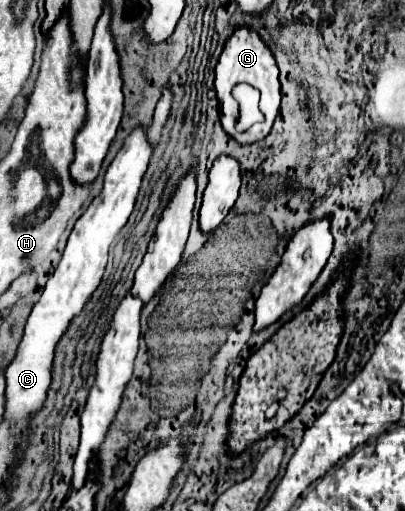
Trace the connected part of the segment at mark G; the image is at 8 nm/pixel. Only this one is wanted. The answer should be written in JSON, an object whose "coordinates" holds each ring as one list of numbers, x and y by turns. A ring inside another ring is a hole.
{"coordinates":[[240,27,240,29,234,31,234,35,228,39,228,43,226,43,226,47,220,55,220,61,216,65,216,93,218,93,218,99,232,99,230,91,236,83,248,83,262,93,260,111,264,113,264,123,254,125,244,133,234,133,234,121,232,119,226,119,226,121,222,119,222,127,240,145,252,145,252,143,262,141,270,133,272,123,274,123,274,119,278,115,278,109,280,109,282,93,280,93,280,81,278,81,278,67,276,67,276,61,274,61,270,49,266,47,266,43,262,43,258,39,258,35,254,35,254,31,250,31,246,27]]}

